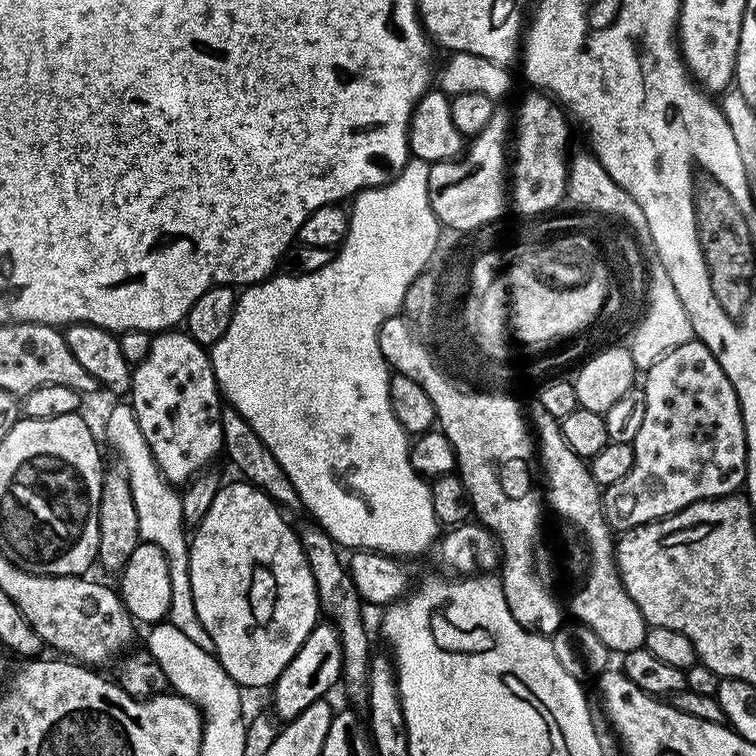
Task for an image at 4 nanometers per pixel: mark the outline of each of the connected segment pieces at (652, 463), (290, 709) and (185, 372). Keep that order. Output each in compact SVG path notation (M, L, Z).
M694 338L658 358L658 362L643 373L642 387L646 394L646 415L638 438L632 443L634 466L630 466L626 478L602 492L604 517L616 534L672 516L694 502L739 493L748 479L744 414L734 394L734 386L730 386L730 378L726 378L722 366L718 366L718 358L702 341Z
M330 622L317 623L312 633L306 638L304 645L298 650L298 654L294 654L294 658L288 663L286 670L282 670L276 683L271 685L273 708L271 711L281 721L292 720L298 714L302 714L302 710L306 710L306 706L325 699L327 691L341 683L341 670L342 646L335 626Z
M165 330L152 336L144 361L132 369L130 403L142 426L142 435L168 483L183 486L193 480L217 455L221 455L222 393L205 345L184 330Z

